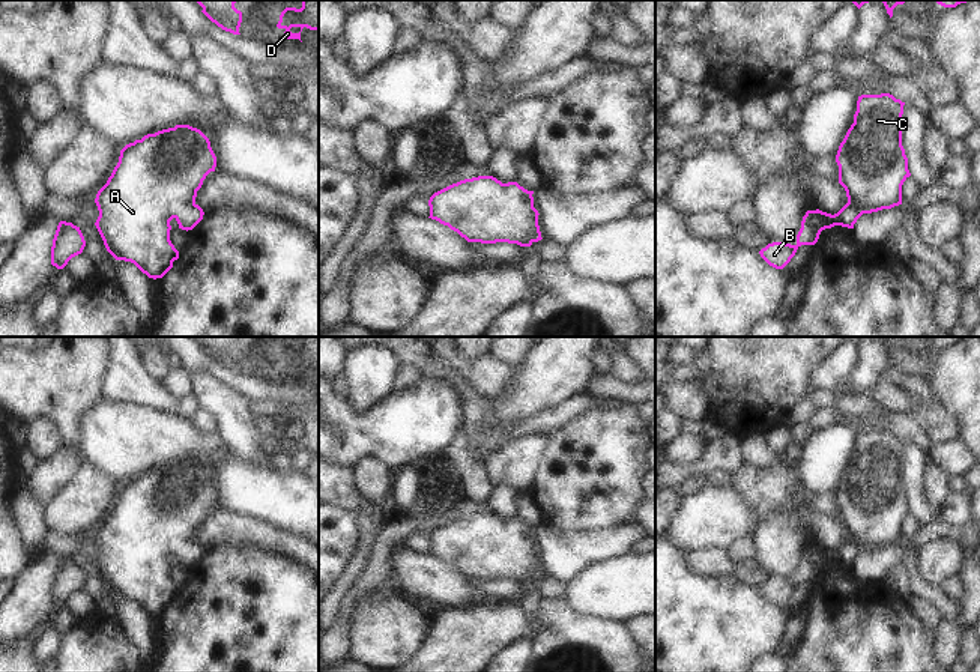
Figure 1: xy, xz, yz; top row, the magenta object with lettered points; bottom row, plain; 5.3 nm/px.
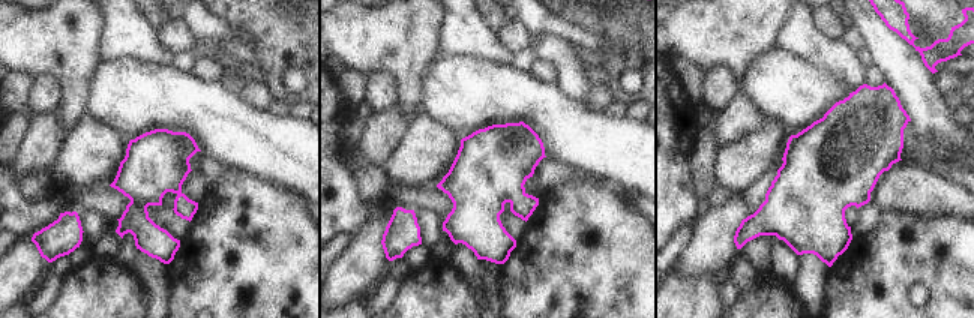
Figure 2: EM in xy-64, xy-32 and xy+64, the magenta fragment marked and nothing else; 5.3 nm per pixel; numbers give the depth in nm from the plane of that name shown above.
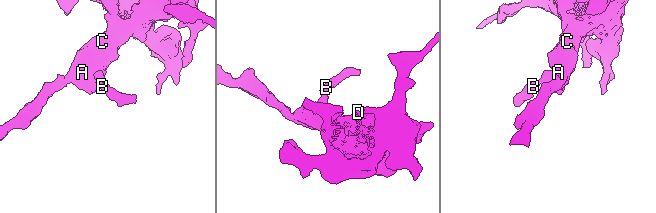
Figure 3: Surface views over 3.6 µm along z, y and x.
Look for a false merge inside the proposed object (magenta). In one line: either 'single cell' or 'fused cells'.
single cell

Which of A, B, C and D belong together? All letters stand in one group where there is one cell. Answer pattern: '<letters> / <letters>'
A B C D

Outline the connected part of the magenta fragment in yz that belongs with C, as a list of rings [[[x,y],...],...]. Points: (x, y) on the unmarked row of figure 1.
[[[890,430],[858,433],[854,460],[836,492],[848,540],[834,552],[807,547],[795,582],[773,579],[759,588],[770,603],[783,606],[801,582],[815,582],[825,565],[854,565],[863,550],[902,541],[902,522],[911,513],[902,483],[903,442]]]

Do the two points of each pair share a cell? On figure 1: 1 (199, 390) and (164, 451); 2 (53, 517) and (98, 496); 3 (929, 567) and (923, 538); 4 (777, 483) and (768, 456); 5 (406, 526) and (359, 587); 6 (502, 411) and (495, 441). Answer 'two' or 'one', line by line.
1: two
2: one
3: two
4: two
5: one
6: one

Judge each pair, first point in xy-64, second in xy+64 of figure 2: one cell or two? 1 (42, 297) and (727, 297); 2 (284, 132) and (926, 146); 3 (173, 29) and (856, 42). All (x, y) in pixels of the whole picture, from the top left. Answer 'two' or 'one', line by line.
1: one
2: one
3: one

